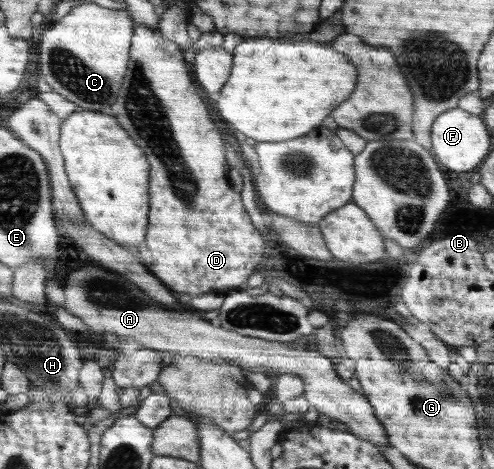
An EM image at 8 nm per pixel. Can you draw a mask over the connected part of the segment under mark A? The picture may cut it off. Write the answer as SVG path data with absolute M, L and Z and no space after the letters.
M101 266L79 267L67 273L63 277L63 297L63 307L71 315L81 319L91 335L111 333L120 342L134 340L144 347L152 347L164 353L171 352L183 358L185 355L193 355L214 362L233 362L241 369L257 373L297 374L304 379L305 399L319 414L344 423L348 432L381 447L381 453L389 449L388 432L377 419L375 408L368 396L355 391L341 380L331 358L314 347L292 349L287 344L243 336L235 331L227 331L221 326L215 327L189 313L163 309L155 299L147 297L129 279L115 275L115 272Z

